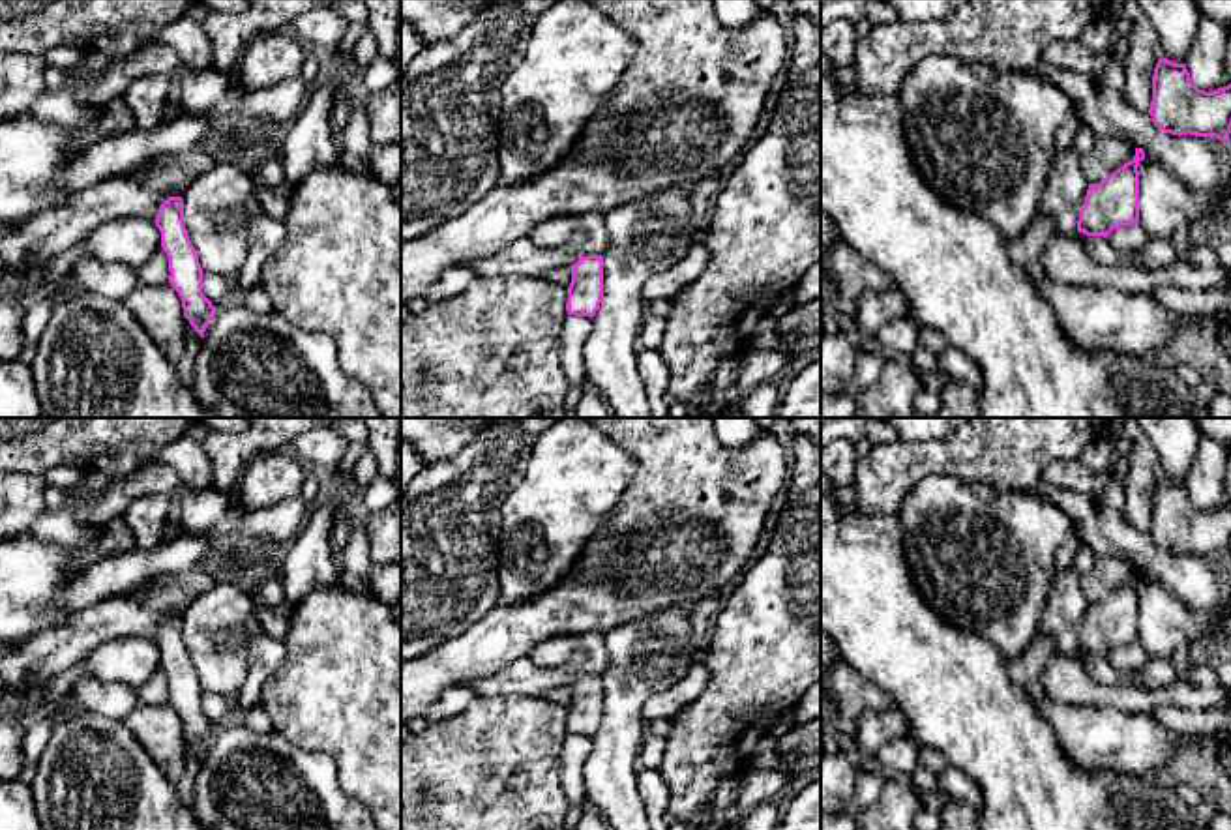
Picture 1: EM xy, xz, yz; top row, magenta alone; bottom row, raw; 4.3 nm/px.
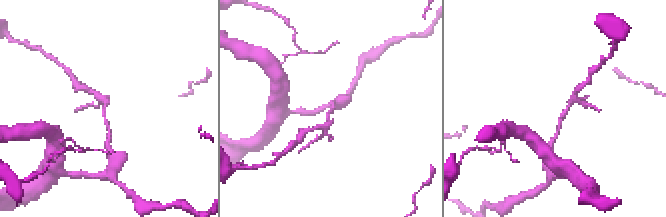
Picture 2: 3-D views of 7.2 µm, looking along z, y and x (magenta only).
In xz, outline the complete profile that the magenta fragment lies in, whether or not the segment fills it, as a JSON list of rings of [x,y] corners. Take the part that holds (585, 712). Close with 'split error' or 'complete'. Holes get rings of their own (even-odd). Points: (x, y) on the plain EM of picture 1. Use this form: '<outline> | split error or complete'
[[[581,676],[571,688],[571,703],[568,706],[568,734],[594,736],[603,718],[603,676]]] | complete

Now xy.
[[[169,616],[157,630],[156,646],[169,676],[169,703],[178,712],[184,736],[202,757],[217,731],[202,712],[202,688],[184,645],[184,618]]] | complete

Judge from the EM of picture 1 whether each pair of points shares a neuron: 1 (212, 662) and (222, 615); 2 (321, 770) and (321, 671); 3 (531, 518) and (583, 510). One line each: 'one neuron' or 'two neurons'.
1: one neuron
2: two neurons
3: one neuron

